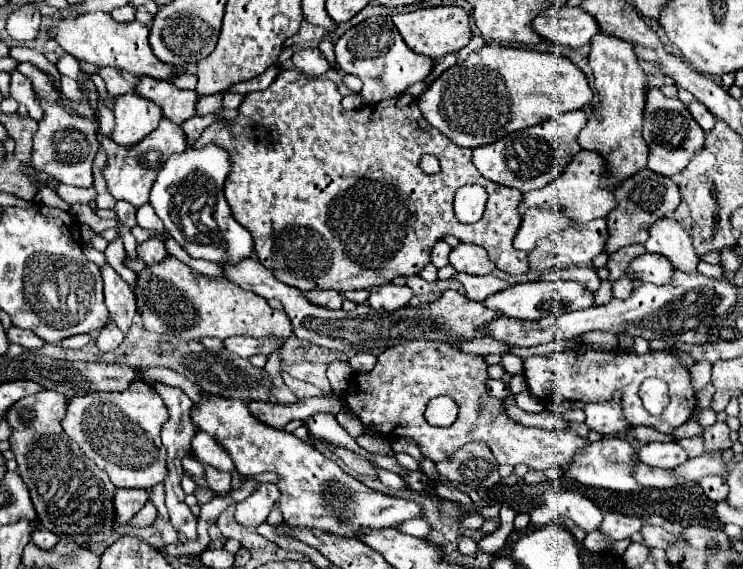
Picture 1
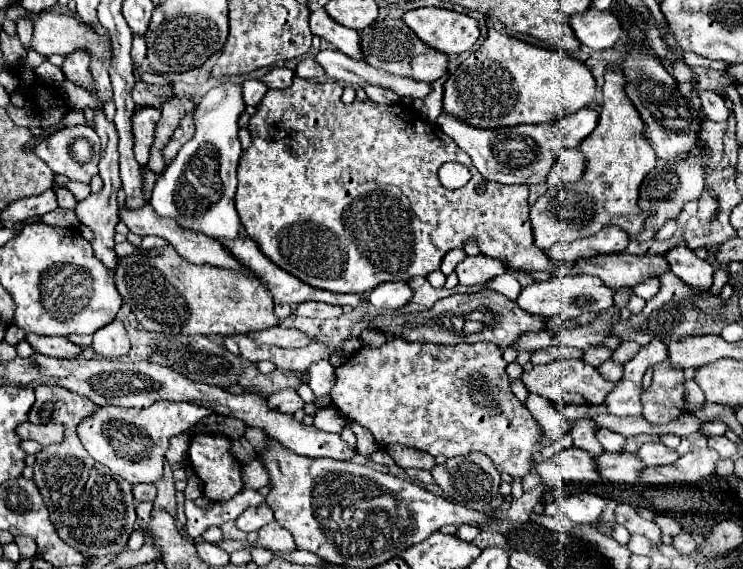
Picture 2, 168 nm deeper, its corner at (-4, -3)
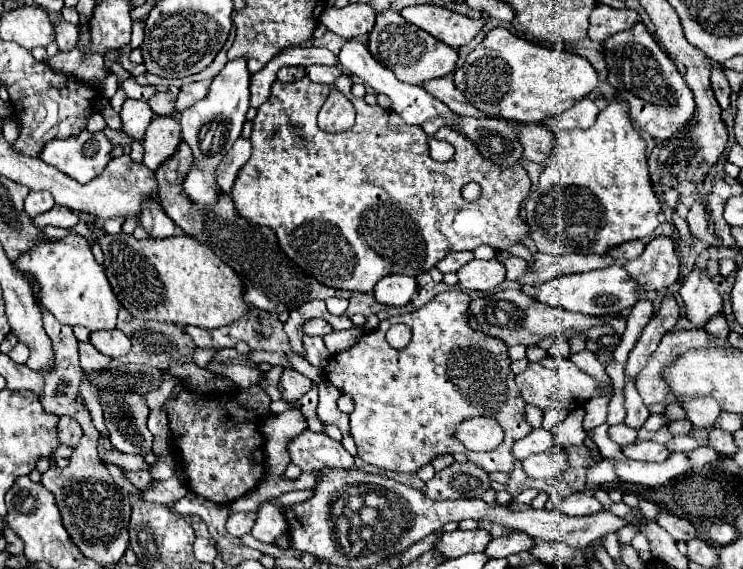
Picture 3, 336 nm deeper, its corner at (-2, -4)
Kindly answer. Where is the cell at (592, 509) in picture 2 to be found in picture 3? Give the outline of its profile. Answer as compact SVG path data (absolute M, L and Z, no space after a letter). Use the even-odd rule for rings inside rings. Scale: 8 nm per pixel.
M573 493L569 497L565 497L559 507L567 513L567 515L591 515L601 511L601 503L591 495L591 493Z

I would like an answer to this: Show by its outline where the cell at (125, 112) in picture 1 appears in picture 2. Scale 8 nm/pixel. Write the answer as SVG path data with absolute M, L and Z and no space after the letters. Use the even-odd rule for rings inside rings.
M137 108L137 112L133 112L133 138L135 138L135 160L145 166L149 160L149 148L153 142L153 134L155 134L155 124L159 122L161 116L161 108Z

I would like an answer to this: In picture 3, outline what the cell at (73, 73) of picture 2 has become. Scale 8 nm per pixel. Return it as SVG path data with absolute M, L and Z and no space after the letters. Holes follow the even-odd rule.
M67 21L55 23L55 41L61 51L69 51L77 43L77 37L79 37L79 29L75 25Z

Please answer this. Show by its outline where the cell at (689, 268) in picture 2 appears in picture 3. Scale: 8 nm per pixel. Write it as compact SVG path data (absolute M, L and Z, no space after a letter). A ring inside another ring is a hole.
M699 269L689 273L679 293L685 303L685 315L695 327L705 327L713 315L723 313L723 299L717 291L717 285Z

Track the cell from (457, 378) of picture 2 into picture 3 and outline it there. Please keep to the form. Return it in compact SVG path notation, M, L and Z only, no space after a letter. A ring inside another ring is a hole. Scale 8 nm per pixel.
M459 289L439 293L421 309L383 319L375 331L361 335L351 349L331 355L329 363L323 369L323 375L339 391L349 393L353 397L355 409L349 413L349 431L357 443L359 459L381 469L415 473L419 467L431 463L437 455L465 453L471 463L479 465L485 471L511 471L515 463L511 455L511 445L517 439L527 437L533 431L533 427L525 421L525 401L519 397L519 389L513 381L507 345L497 337L487 337L485 333L479 333L479 329L467 325L469 303L469 295ZM393 323L405 323L413 331L409 345L403 349L393 349L385 339L385 333ZM475 415L495 417L501 423L505 439L493 451L473 453L465 449L461 441L455 437L455 423Z

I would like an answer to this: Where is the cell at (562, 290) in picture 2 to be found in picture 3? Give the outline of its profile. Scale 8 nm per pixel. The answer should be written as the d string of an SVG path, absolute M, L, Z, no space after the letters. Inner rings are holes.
M609 265L607 269L595 269L587 273L563 275L539 285L539 293L535 295L541 303L565 307L569 311L579 311L587 315L611 315L611 313L627 313L639 301L653 301L655 291L645 291L625 269L623 265Z

